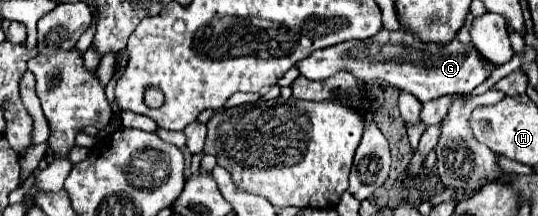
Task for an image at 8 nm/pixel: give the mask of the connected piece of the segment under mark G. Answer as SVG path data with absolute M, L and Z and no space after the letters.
M382 29L378 35L370 37L366 43L362 41L362 55L360 55L358 41L346 41L308 55L304 61L298 63L298 69L300 69L300 75L314 81L328 79L342 69L352 73L362 83L368 83L372 79L382 79L398 87L400 91L412 93L422 103L426 103L448 93L470 93L476 85L486 81L492 75L492 71L498 69L498 65L484 59L476 47L460 43L458 39L438 47L432 43L422 43L404 31Z

